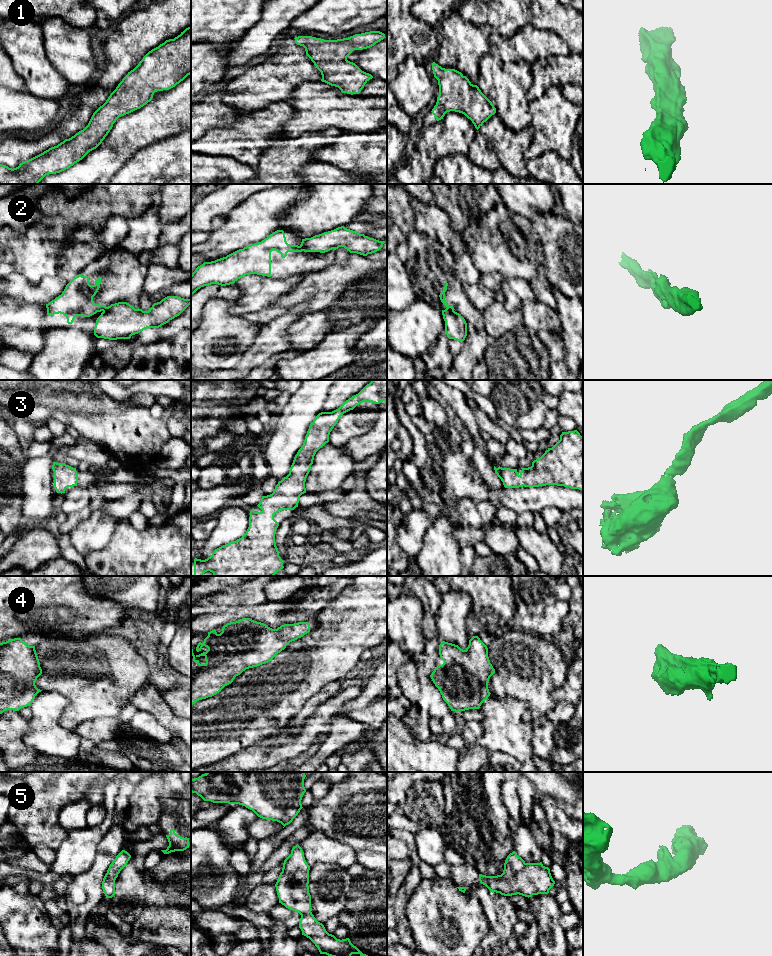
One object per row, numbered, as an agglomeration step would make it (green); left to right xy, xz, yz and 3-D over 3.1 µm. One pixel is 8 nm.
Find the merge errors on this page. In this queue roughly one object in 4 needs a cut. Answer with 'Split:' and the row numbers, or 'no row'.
Split: 2

